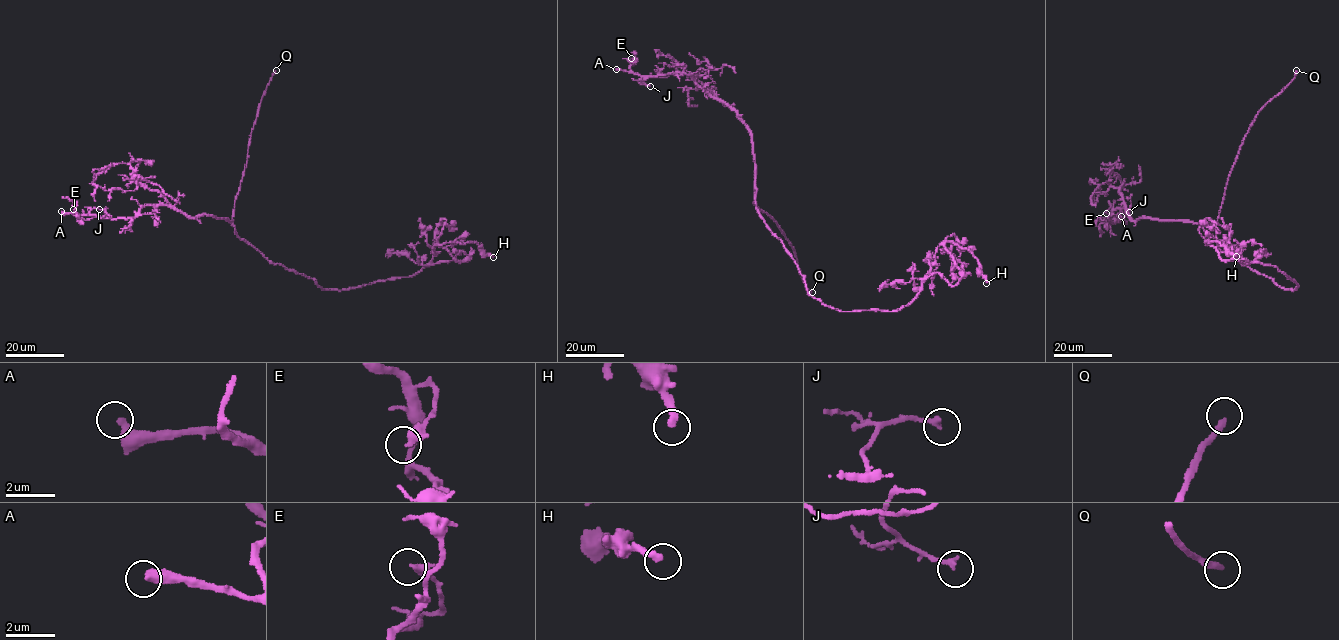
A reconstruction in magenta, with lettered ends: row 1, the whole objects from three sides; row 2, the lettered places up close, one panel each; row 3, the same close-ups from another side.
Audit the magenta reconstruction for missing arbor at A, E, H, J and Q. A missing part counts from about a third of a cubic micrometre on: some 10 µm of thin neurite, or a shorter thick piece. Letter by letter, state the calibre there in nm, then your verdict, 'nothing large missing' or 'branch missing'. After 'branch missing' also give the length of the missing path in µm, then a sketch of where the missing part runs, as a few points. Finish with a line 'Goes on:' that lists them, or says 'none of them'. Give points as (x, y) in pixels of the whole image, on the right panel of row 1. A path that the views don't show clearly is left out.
A: 400 nm | branch missing | 20 µm
E: 360 nm | nothing large missing
H: 280 nm | nothing large missing
J: 220 nm | nothing large missing
Q: 240 nm | branch missing | 70 µm
Goes on: A, Q

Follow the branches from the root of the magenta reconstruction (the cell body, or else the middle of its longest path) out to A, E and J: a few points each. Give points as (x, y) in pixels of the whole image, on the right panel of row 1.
A: (1260, 274), (1198, 223), (1133, 220), (1125, 208), (1114, 209), (1107, 221), (1121, 216)
E: (1260, 274), (1198, 223), (1133, 220), (1125, 208), (1114, 209), (1111, 222), (1122, 219), (1112, 206), (1106, 213)
J: (1260, 274), (1198, 223), (1133, 220), (1125, 208), (1114, 209), (1107, 221), (1118, 221), (1129, 212)

